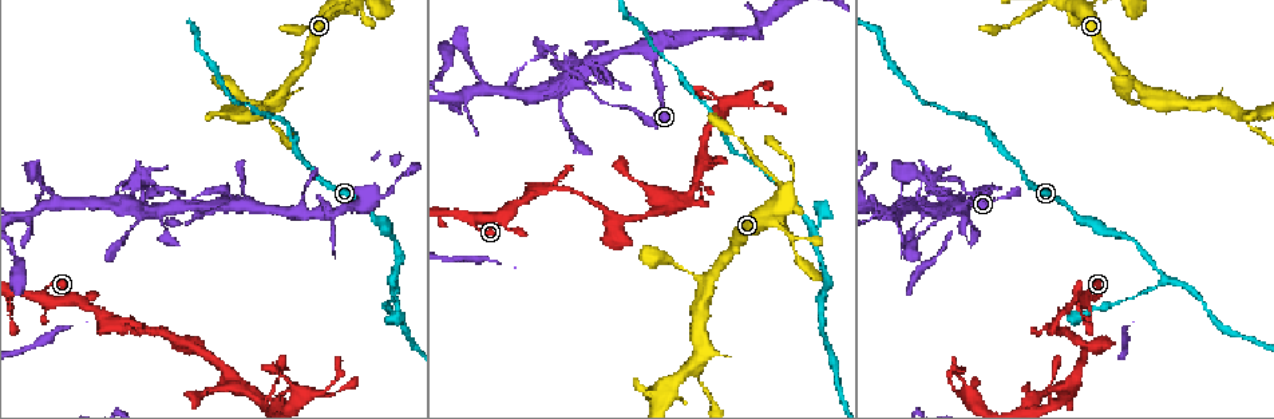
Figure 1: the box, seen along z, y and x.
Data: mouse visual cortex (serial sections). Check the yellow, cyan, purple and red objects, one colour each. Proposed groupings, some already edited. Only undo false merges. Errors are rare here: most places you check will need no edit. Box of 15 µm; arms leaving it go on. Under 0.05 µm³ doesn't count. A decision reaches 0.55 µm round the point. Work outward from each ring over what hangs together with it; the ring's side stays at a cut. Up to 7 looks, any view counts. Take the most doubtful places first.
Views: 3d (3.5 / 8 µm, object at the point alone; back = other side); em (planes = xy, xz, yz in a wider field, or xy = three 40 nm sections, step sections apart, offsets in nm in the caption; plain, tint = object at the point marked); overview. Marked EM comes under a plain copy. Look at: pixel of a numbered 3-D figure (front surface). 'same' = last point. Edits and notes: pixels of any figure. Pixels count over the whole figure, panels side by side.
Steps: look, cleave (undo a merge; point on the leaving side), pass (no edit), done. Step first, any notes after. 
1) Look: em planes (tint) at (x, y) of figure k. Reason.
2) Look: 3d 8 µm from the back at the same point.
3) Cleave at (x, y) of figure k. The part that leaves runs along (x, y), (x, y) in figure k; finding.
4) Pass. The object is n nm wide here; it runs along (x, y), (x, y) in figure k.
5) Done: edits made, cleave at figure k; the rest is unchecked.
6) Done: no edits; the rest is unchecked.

Look: 3d 3.5 µm at (911, 200) of figure 1.

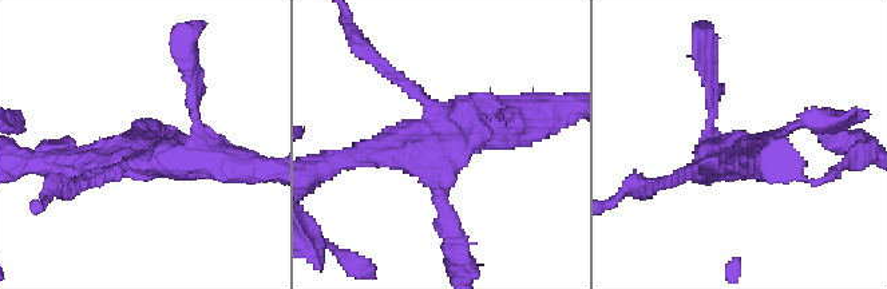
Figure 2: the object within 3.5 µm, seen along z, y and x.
Look: em xy step 5 (tint) at (433, 156) of figure 2. 4 arms meet here; the arms are 150, 200, 300, 450 nm wide; shape alone is not enough.

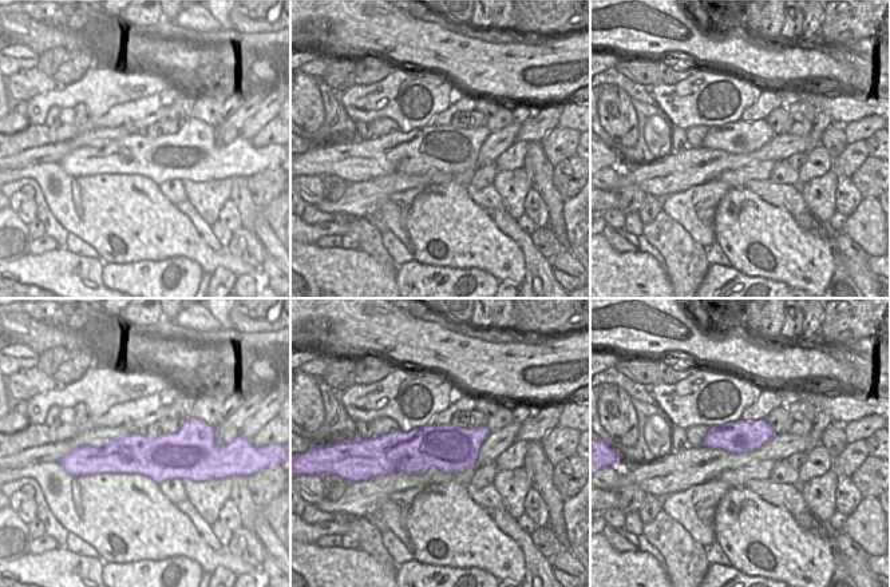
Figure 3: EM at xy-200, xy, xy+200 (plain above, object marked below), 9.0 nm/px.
Look: em xy step 2 (tint) at the same point. Another direction.

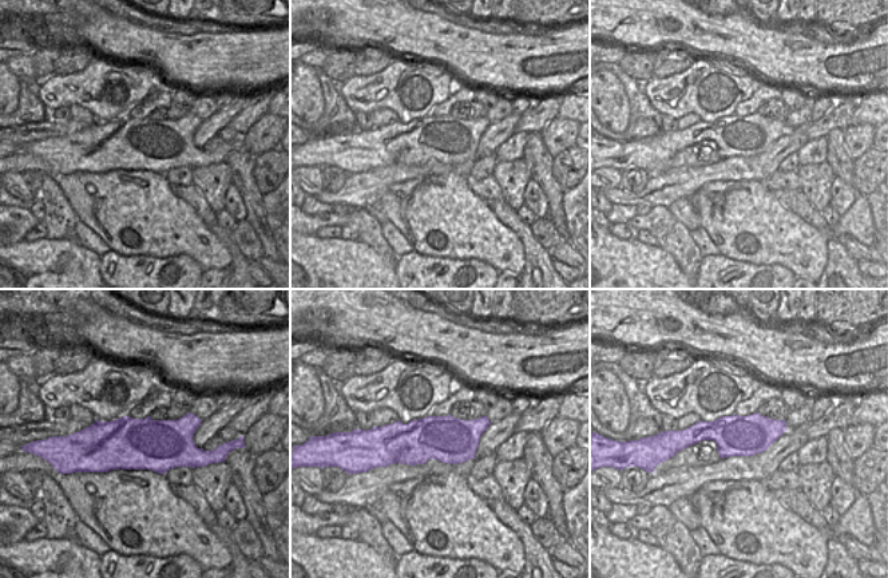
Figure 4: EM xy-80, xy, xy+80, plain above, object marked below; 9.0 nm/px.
Pass. It runs along (448, 230), (432, 154), (349, 158) in figure 2; one cell here.

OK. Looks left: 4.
Look: 3d 3.5 µm at (146, 177) of figure 1. Sharp bend.

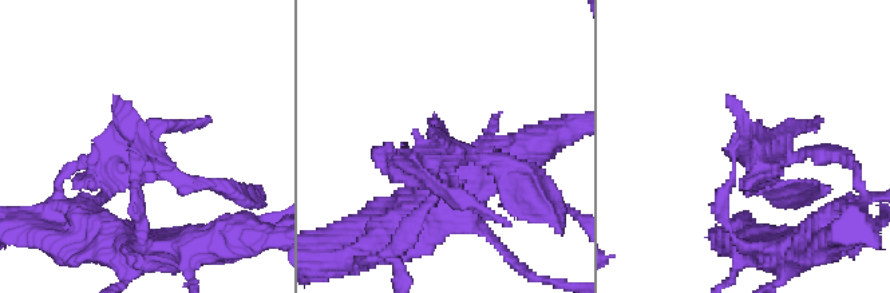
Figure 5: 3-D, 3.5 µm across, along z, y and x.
Look: em xy step 1 (tint) at (139, 154) of figure 5.

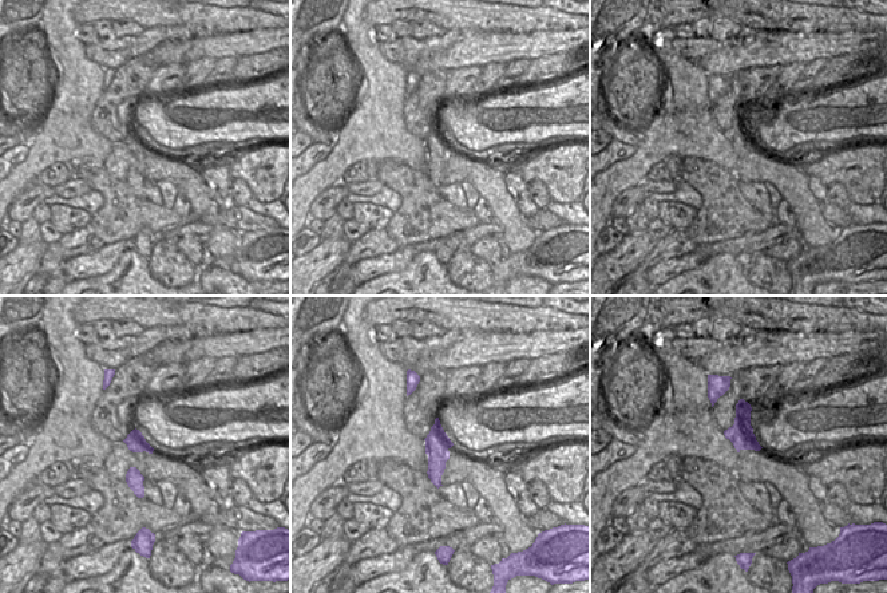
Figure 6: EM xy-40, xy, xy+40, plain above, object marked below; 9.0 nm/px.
Look: em xy step 2 (tint) at the same point.

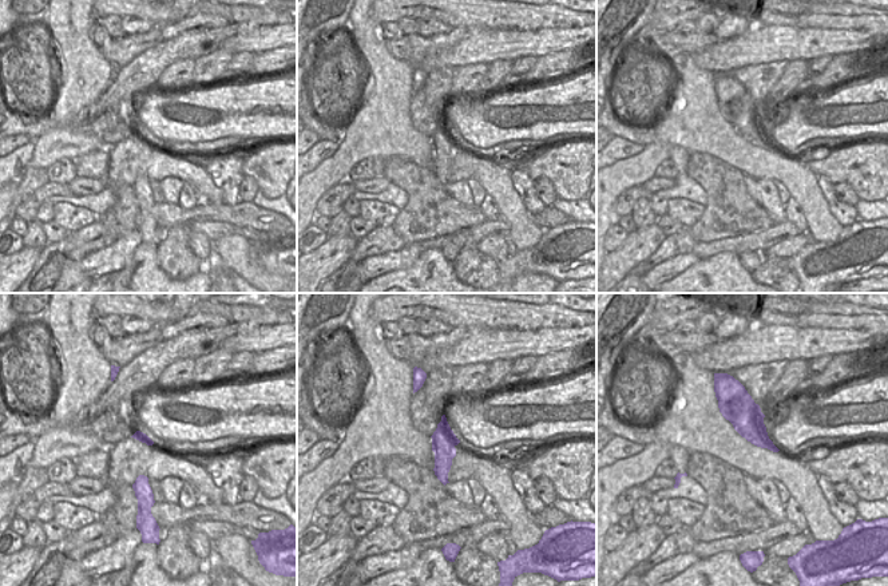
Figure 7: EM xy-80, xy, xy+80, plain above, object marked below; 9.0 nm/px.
Cleave at (759, 135) of figure 5. The part that leaves runs along (850, 162), (778, 149), (768, 166) in figure 5; two cells meet here.

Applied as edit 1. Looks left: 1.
Done: edits made, cleave at figure 5; the rest is unchecked.

